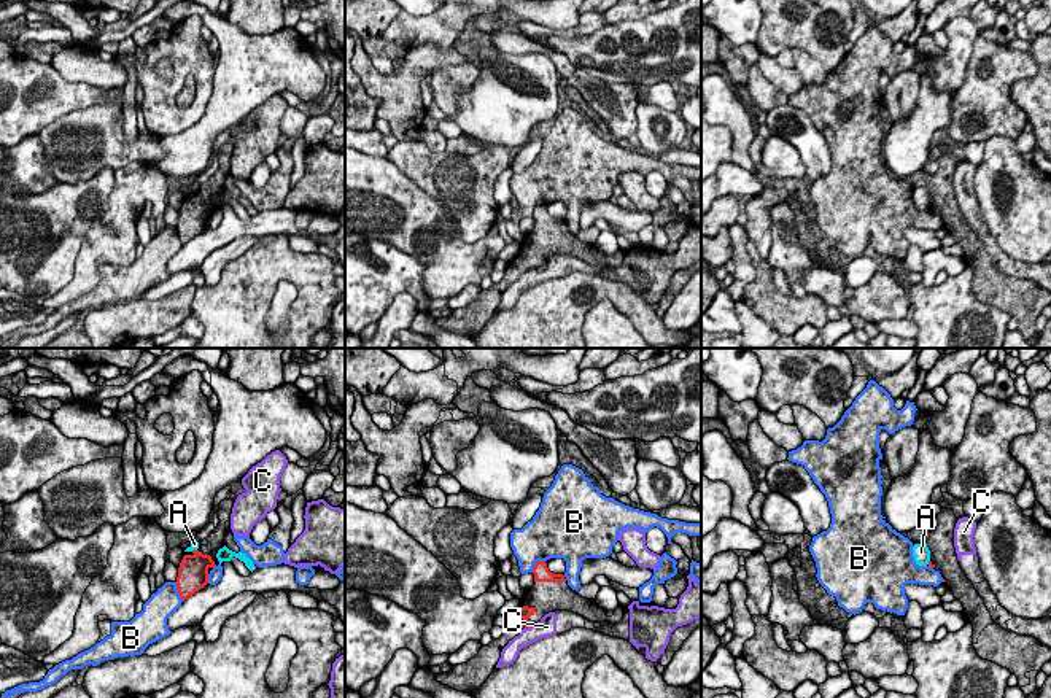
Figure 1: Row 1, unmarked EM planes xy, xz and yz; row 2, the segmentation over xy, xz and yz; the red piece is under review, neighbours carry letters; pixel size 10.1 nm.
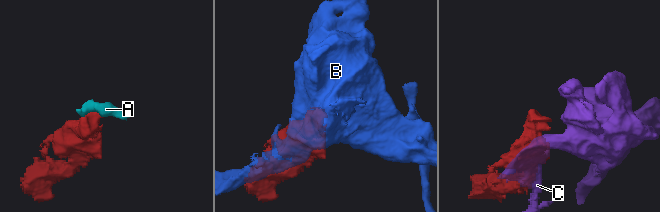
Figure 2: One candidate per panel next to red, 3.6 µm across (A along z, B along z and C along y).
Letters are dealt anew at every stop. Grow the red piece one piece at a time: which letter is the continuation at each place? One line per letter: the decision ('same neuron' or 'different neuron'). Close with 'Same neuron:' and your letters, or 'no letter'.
A: different neuron
B: different neuron
C: different neuron
Same neuron: no letter

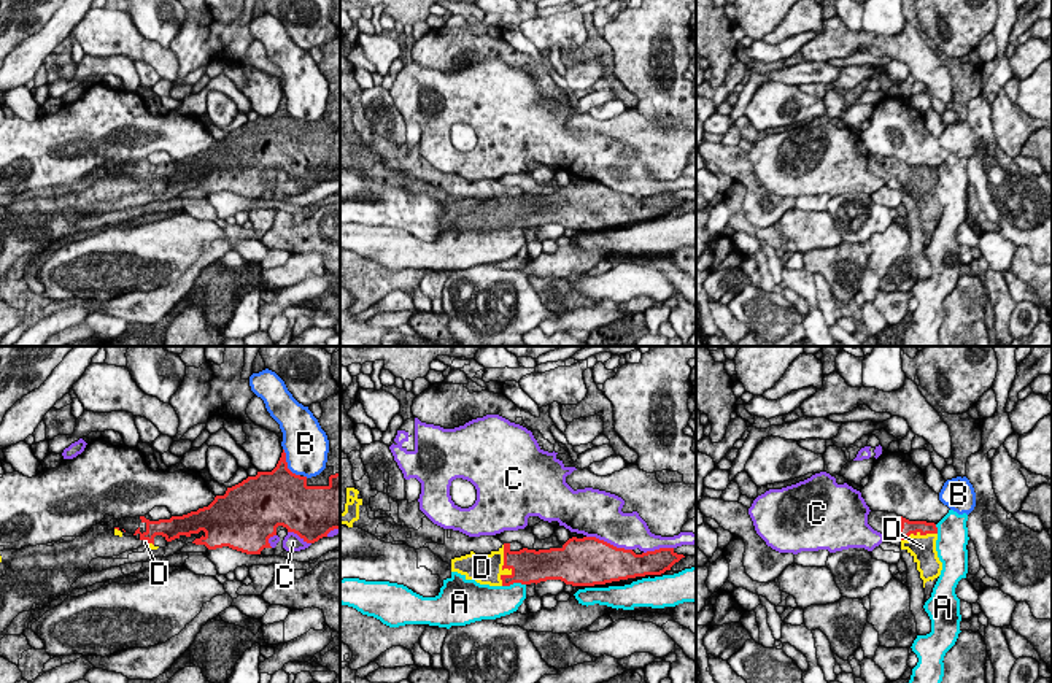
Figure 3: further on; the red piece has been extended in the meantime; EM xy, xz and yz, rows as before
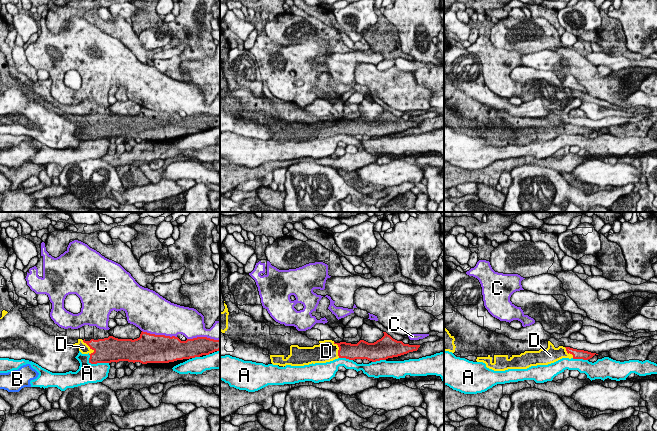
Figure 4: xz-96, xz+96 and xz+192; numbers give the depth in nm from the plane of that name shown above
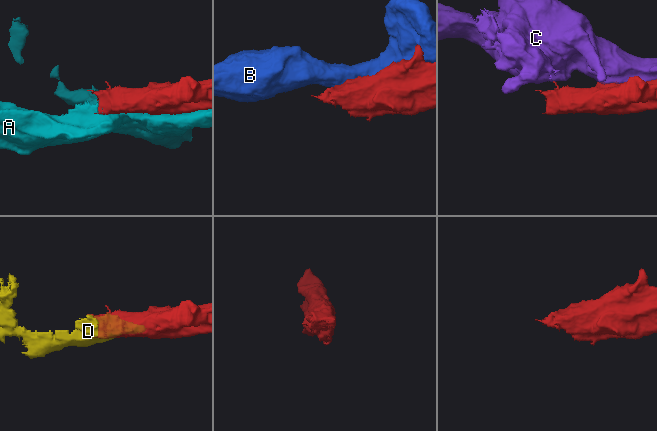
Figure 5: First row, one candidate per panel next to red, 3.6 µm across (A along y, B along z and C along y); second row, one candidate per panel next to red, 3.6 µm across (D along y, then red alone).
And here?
A: different neuron
B: different neuron
C: different neuron
D: same neuron
Same neuron: D

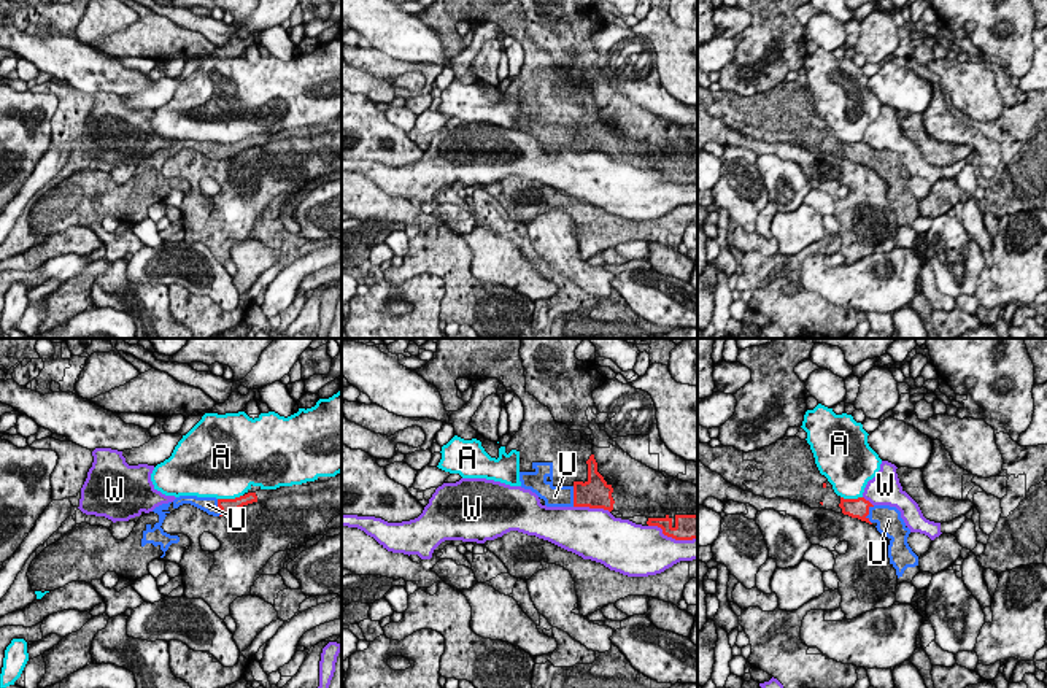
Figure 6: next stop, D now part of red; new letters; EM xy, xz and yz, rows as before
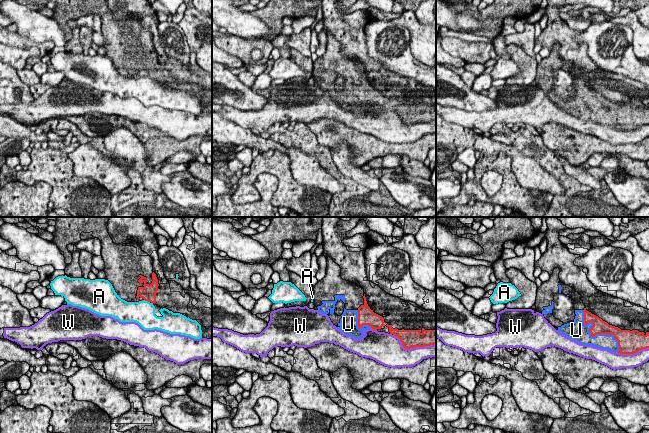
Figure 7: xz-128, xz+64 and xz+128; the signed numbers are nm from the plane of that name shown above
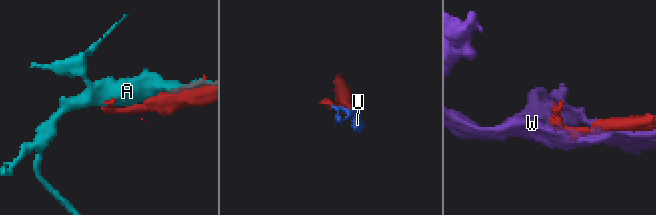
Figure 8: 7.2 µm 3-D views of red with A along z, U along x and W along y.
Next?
A: different neuron
U: same neuron
W: different neuron
Same neuron: U

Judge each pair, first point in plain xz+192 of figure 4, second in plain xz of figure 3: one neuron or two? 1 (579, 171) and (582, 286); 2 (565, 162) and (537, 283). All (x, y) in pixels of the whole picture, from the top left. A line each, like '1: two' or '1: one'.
1: one
2: two

